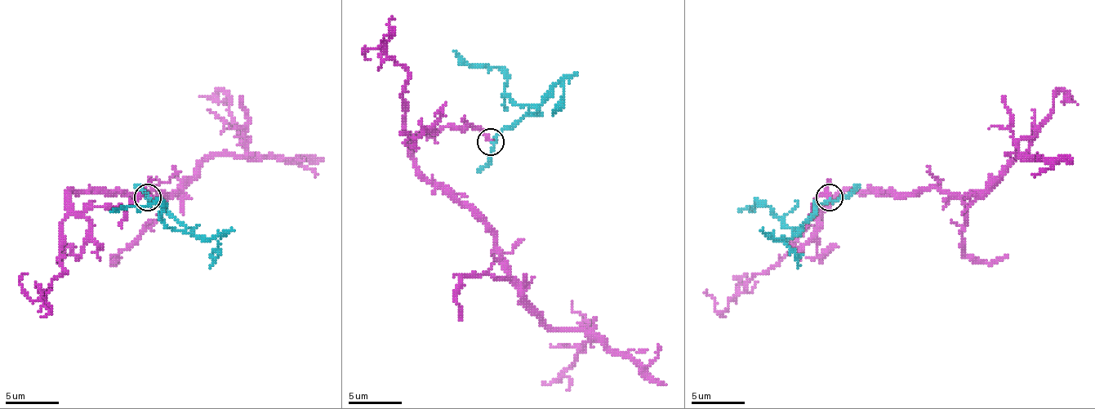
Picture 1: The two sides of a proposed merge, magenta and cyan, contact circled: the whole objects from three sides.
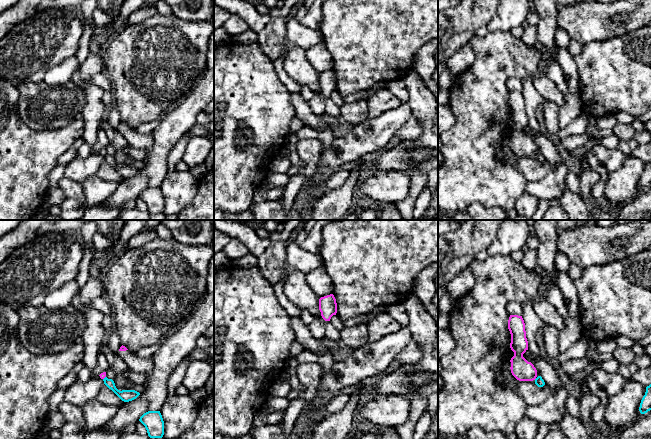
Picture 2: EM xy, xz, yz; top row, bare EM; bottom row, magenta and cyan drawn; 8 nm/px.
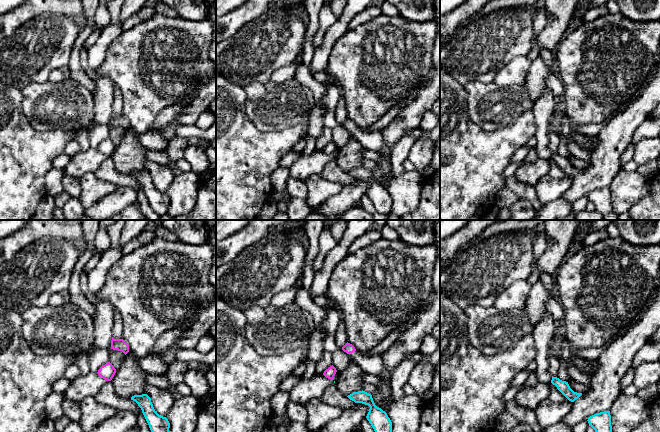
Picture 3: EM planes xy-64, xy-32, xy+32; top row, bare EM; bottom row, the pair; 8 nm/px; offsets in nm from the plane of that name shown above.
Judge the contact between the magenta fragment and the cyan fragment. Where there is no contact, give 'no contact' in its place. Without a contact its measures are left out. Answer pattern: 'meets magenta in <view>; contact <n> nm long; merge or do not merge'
meets magenta in xy; contact 40 nm long; merge

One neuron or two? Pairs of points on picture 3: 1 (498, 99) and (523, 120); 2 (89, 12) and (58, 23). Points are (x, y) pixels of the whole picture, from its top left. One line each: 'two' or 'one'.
1: two
2: two

